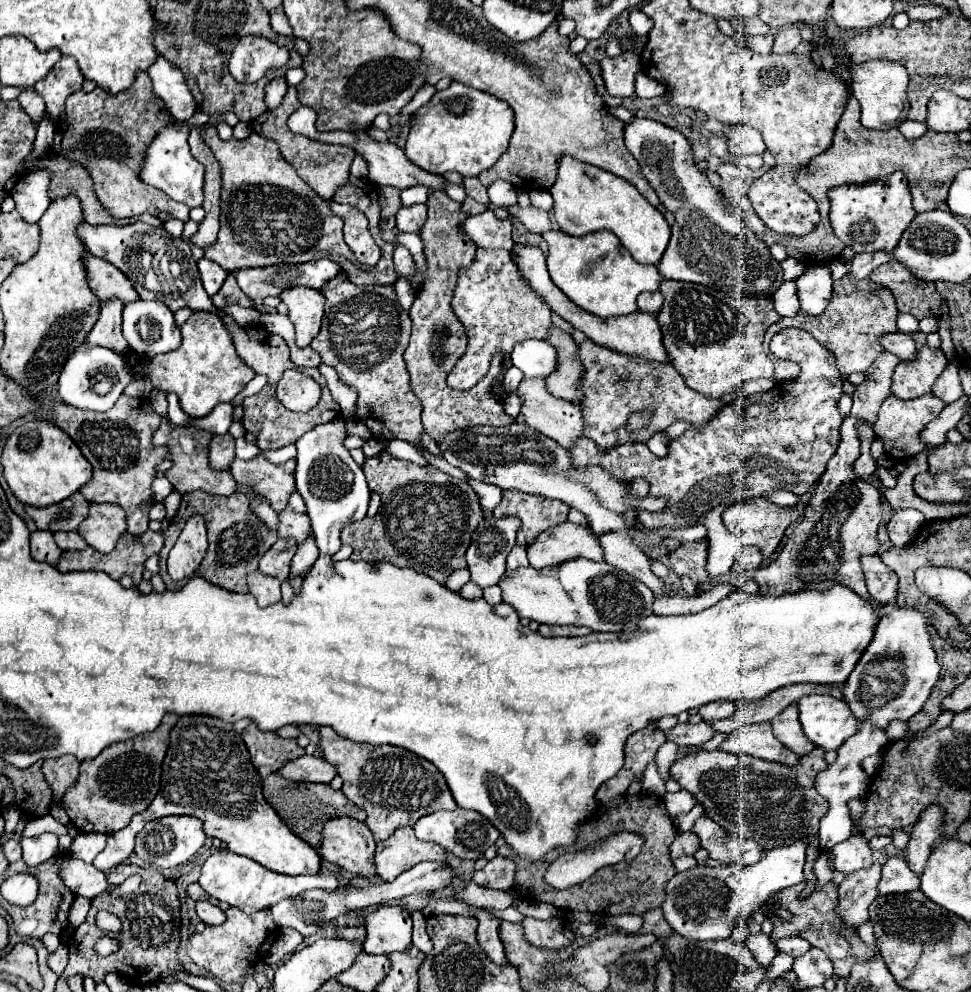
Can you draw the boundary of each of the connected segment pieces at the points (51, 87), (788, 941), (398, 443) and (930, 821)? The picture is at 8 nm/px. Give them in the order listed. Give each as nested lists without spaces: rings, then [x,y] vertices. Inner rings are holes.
[[[62,56],[58,60],[58,64],[52,68],[52,72],[48,72],[46,78],[36,82],[34,88],[46,100],[46,110],[52,116],[52,120],[60,122],[64,116],[66,98],[72,92],[80,90],[82,84],[84,84],[84,78],[80,74],[76,60],[70,56]],[[56,70],[58,70],[58,74],[56,74]]]
[[[796,936],[796,938],[782,938],[782,940],[778,940],[776,948],[780,952],[784,952],[784,954],[790,954],[792,958],[798,958],[798,956],[802,956],[802,954],[806,954],[810,950],[810,944],[804,938]]]
[[[390,440],[386,444],[386,452],[390,452],[392,456],[396,458],[406,458],[410,462],[416,462],[420,466],[426,466],[426,460],[422,458],[422,454],[410,444],[410,442],[404,442],[404,440]]]
[[[930,806],[920,814],[920,820],[916,822],[916,826],[912,828],[910,834],[910,842],[906,846],[906,862],[910,866],[910,870],[920,876],[926,860],[932,852],[932,844],[942,836],[942,820],[944,820],[944,812],[940,806]]]

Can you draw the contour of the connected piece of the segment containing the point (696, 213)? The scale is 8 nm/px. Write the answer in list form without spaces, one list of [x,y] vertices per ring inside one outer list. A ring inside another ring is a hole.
[[[634,118],[626,126],[626,148],[640,164],[644,178],[658,194],[662,206],[676,218],[670,244],[658,264],[664,278],[690,278],[694,284],[712,286],[732,298],[770,298],[780,288],[780,262],[776,262],[768,246],[748,230],[746,222],[732,212],[728,198],[696,168],[692,148],[682,132],[656,120]]]

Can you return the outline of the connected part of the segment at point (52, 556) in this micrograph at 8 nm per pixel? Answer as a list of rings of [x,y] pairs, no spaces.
[[[36,530],[30,534],[30,550],[32,550],[32,558],[38,562],[46,562],[56,566],[62,550],[56,546],[52,532],[42,532]]]

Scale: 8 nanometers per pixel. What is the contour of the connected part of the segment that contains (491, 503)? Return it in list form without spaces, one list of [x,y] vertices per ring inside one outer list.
[[[470,478],[470,484],[472,488],[480,494],[480,504],[488,510],[492,510],[498,502],[500,502],[500,496],[502,496],[502,490],[498,486],[492,486],[492,484],[486,484],[486,482],[478,482],[478,480],[472,480]]]

